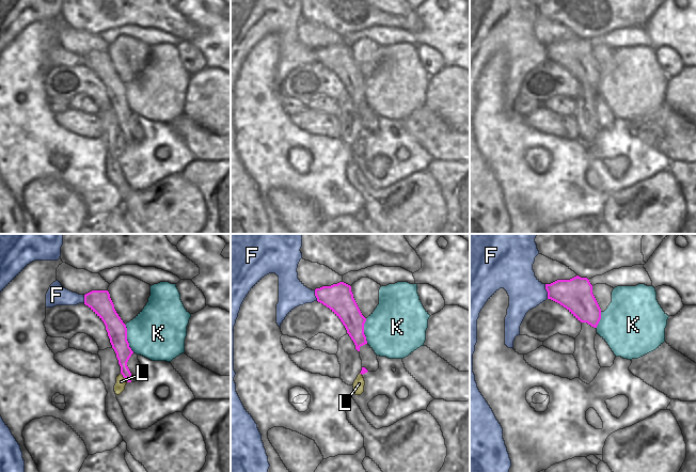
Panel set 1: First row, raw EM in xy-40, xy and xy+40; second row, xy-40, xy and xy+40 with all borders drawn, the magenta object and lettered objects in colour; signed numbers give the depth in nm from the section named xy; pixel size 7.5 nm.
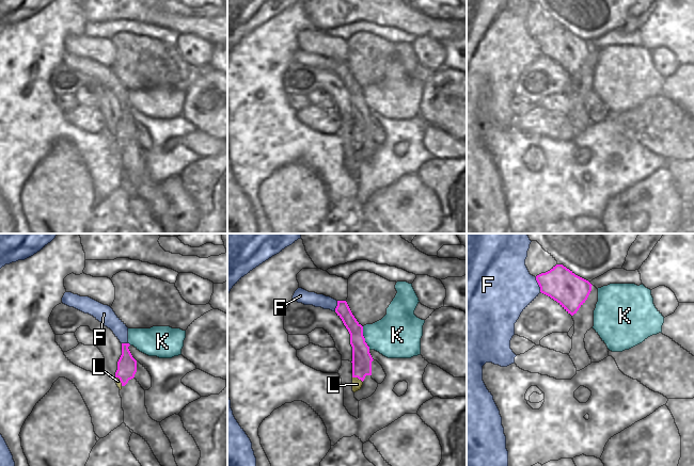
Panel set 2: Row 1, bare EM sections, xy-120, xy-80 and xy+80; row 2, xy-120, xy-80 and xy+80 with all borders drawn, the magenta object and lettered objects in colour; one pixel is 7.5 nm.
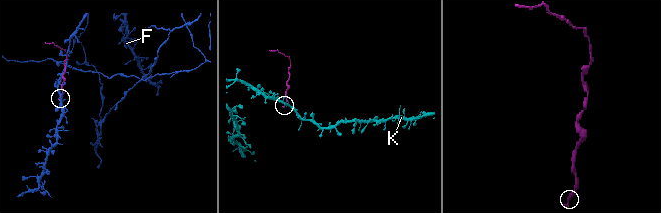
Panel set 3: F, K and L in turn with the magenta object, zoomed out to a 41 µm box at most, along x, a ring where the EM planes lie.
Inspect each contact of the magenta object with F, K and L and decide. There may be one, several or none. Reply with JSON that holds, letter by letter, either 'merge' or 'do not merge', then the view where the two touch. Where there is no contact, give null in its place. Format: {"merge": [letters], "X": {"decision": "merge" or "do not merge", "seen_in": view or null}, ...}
{"merge": [], "F": {"decision": "do not merge", "seen_in": "xy+40"}, "K": {"decision": "do not merge", "seen_in": "xy-40"}, "L": {"decision": "do not merge", "seen_in": "xy-40"}}

